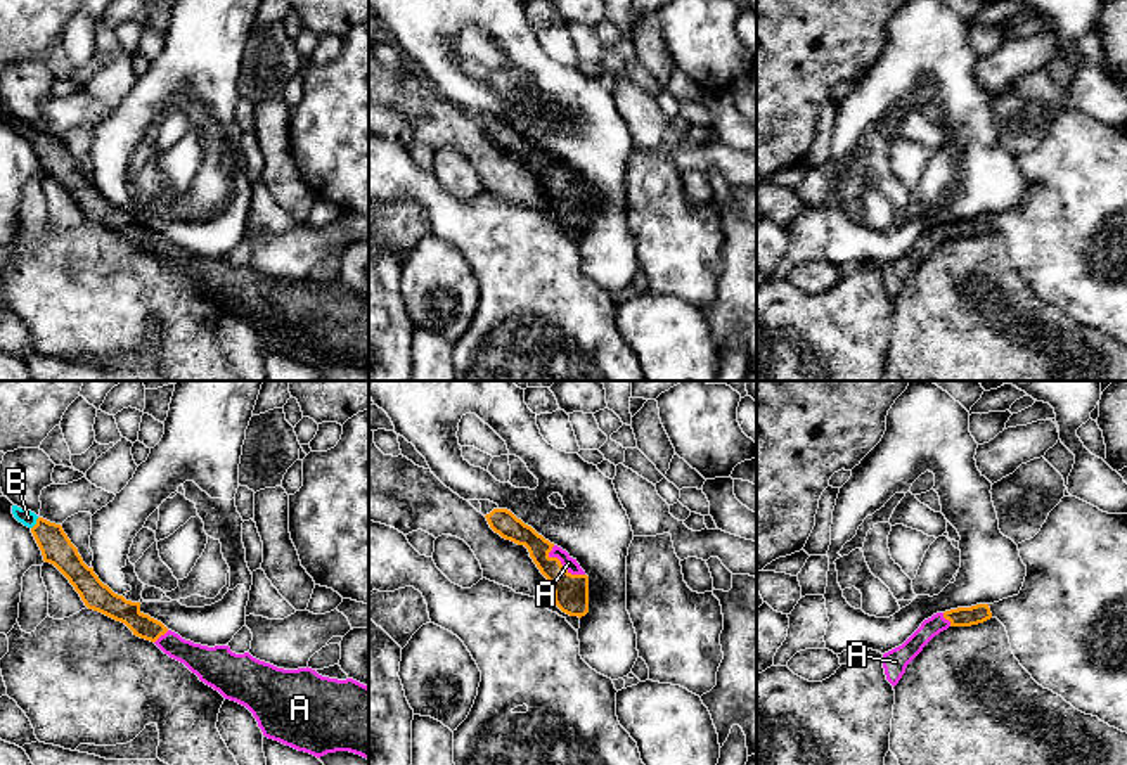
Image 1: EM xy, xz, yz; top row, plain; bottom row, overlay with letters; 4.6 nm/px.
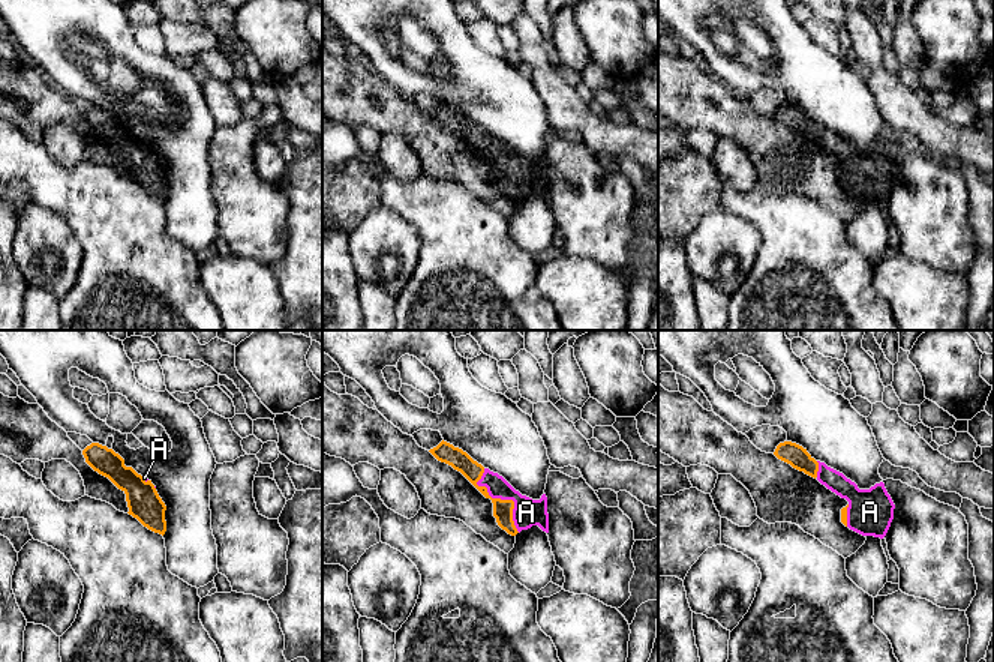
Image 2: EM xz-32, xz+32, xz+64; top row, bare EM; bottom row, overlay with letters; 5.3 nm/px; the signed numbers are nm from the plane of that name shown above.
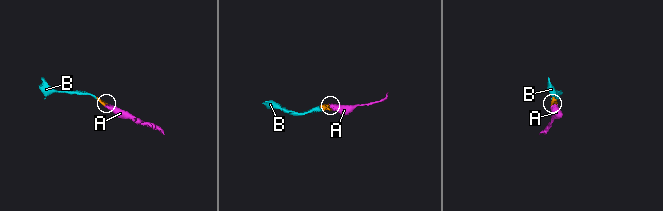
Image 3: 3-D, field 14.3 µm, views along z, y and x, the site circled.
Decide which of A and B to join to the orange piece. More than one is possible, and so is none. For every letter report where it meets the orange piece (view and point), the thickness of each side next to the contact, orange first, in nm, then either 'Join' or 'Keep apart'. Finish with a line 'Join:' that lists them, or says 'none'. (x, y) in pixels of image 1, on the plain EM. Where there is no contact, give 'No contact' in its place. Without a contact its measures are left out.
A: Touches orange at xz (561, 179). Thickness 160 nm (orange) against 70 nm. Join
B: Touches orange at xy (37, 135). Thickness 150 nm (orange) against 70 nm. Join
Join: A, B

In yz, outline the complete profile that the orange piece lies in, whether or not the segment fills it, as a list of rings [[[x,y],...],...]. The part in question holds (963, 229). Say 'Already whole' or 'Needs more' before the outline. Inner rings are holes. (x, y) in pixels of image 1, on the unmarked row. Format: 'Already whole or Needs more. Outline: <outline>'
Needs more. Outline: [[[989,216],[971,220],[957,220],[937,225],[924,232],[921,239],[898,260],[883,267],[883,280],[886,292],[895,299],[907,277],[923,263],[923,260],[949,239],[971,239],[992,230]]]

